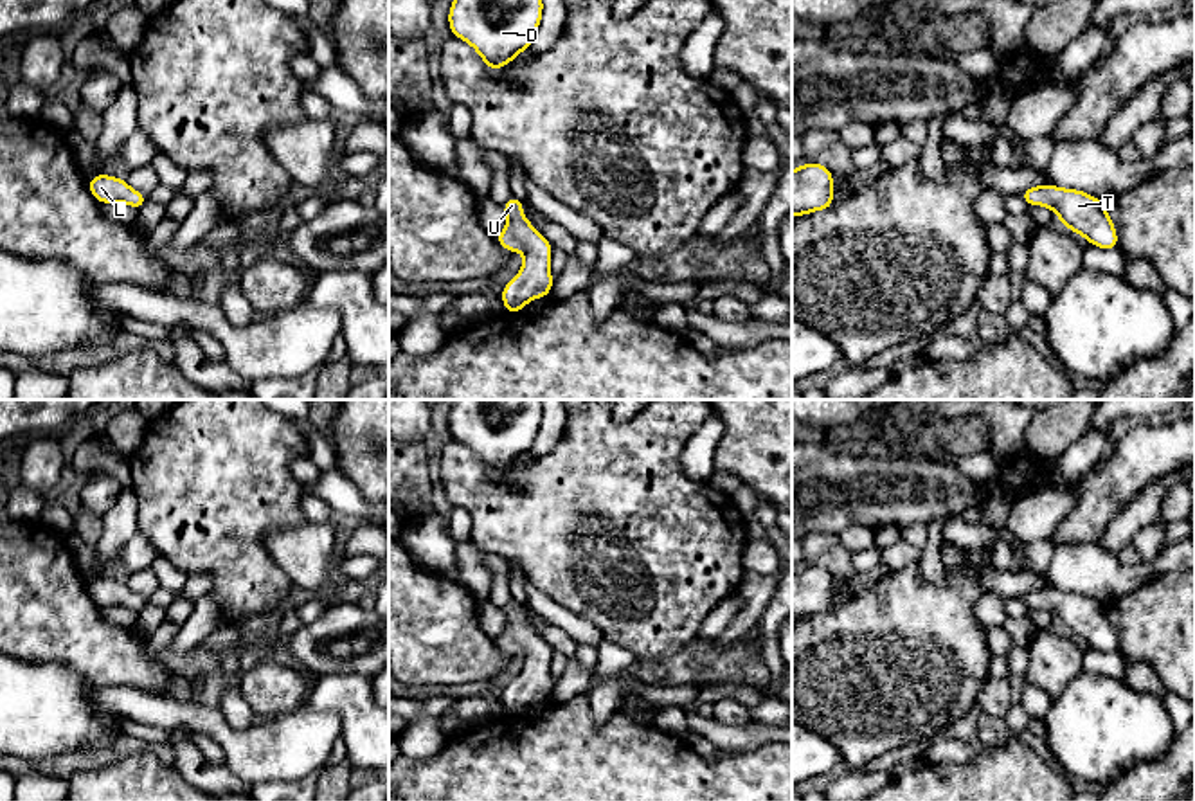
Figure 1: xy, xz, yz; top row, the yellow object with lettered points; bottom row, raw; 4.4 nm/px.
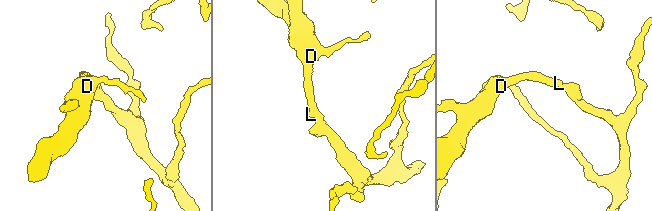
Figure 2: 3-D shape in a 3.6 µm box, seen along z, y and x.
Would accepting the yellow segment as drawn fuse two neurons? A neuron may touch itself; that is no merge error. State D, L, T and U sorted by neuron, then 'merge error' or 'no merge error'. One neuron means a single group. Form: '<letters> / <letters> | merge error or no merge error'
D L T U | no merge error

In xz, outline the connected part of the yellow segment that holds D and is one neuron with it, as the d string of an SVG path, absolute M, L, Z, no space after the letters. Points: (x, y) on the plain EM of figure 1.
M455 400L448 430L499 473L531 452L542 416L542 400Z

